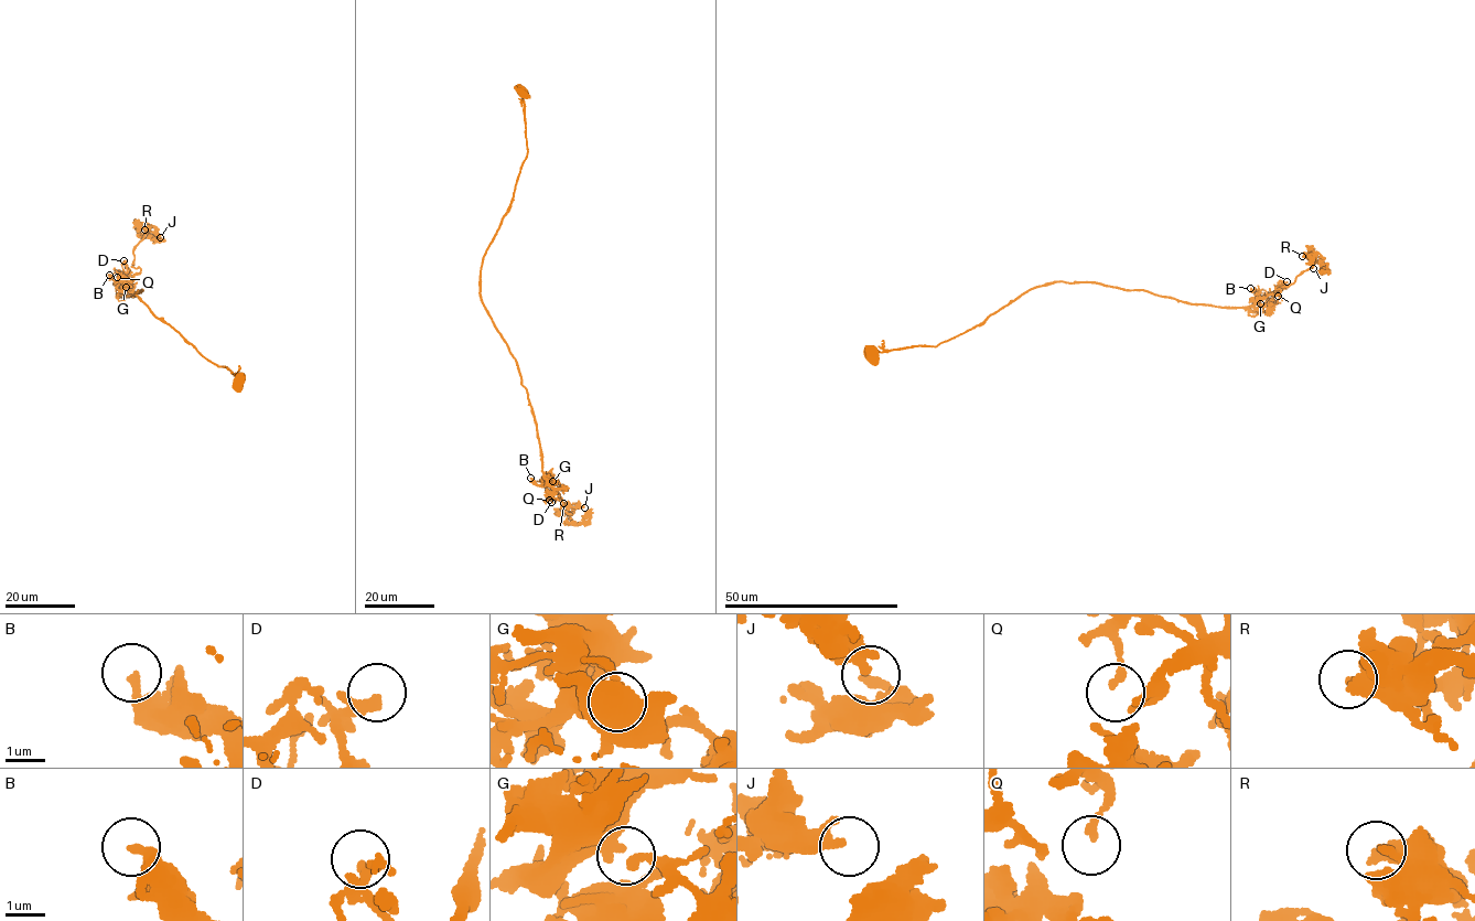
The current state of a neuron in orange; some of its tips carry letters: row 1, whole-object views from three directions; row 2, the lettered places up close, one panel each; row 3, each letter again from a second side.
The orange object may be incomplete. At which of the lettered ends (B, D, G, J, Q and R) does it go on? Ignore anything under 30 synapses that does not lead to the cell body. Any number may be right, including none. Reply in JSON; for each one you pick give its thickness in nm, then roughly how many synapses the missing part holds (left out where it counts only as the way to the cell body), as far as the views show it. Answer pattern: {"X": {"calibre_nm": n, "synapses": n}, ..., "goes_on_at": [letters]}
{"goes_on_at": []}

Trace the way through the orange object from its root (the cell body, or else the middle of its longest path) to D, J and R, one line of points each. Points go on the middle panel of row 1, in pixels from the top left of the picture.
D: (523, 92), (527, 153), (510, 209), (484, 256), (480, 300), (515, 359), (526, 389), (551, 502)
J: (523, 92), (527, 153), (480, 300), (526, 389), (542, 472), (567, 489), (564, 511), (584, 507)
R: (523, 92), (527, 153), (480, 300), (526, 389), (542, 472), (566, 488), (572, 514), (563, 503)

